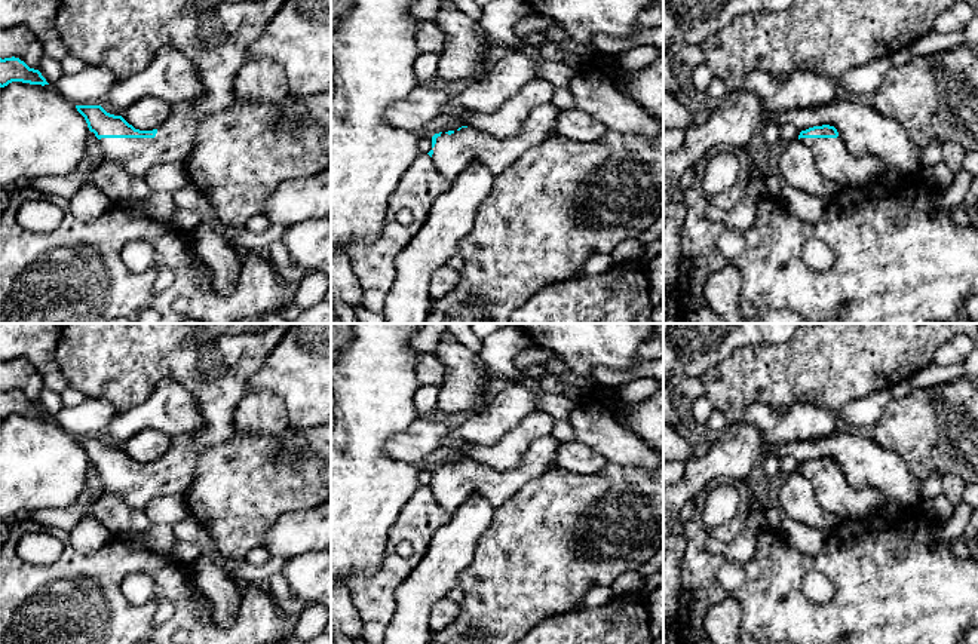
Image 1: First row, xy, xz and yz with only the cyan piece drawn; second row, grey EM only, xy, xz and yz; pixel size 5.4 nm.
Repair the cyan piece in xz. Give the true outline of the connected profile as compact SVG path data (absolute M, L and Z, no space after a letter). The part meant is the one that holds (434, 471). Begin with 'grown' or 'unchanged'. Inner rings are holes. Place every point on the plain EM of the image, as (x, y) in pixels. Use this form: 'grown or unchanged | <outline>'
grown | M542 436L533 441L518 467L497 470L473 459L439 464L432 469L427 485L442 509L451 515L473 494L484 496L494 507L503 505L527 482L557 467L558 441Z

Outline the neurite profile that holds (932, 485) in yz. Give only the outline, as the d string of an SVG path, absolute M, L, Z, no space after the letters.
M933 470L925 481L922 487L922 500L932 500L942 494L942 475Z

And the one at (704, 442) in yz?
M708 433L698 435L696 447L689 460L696 460L705 456L712 448L714 438L715 438L714 435L708 435Z

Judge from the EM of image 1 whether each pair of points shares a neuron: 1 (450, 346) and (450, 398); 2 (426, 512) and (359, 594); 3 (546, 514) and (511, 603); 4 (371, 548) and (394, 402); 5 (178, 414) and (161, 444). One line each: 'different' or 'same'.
1: same
2: same
3: same
4: same
5: different

